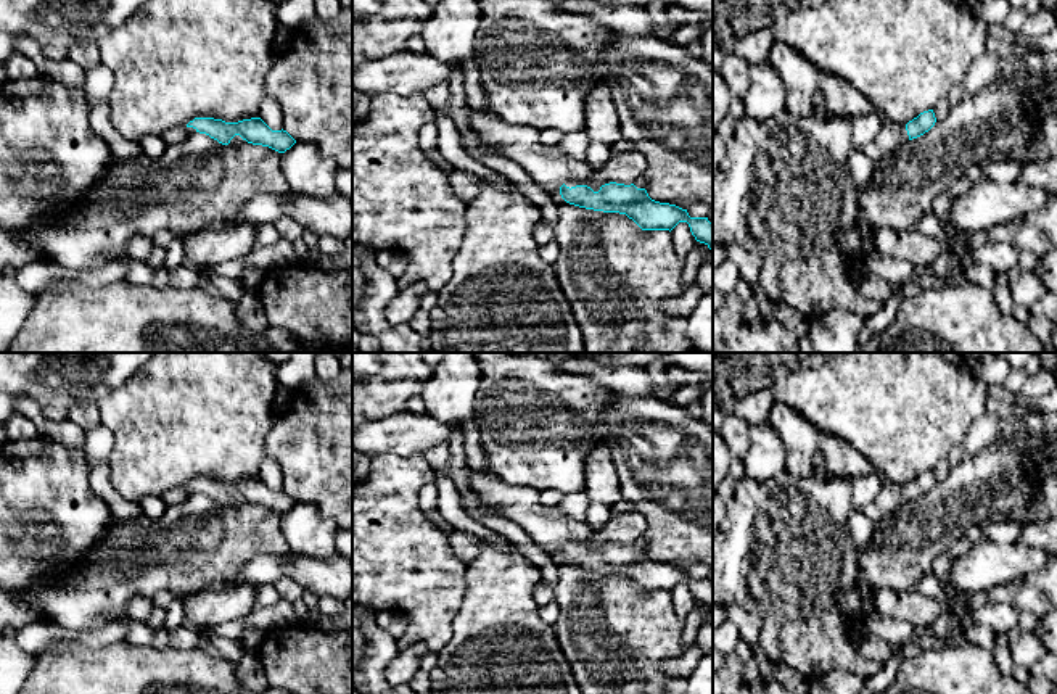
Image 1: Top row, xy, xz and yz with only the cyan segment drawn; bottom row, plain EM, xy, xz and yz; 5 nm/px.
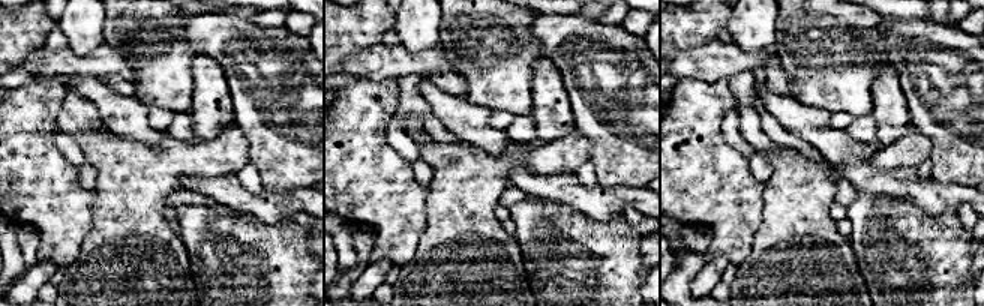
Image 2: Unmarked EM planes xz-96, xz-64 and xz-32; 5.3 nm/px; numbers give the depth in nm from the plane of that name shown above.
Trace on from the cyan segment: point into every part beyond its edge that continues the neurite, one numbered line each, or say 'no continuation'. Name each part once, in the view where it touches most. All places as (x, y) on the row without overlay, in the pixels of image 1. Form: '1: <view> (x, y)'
1: xz (547, 525)

